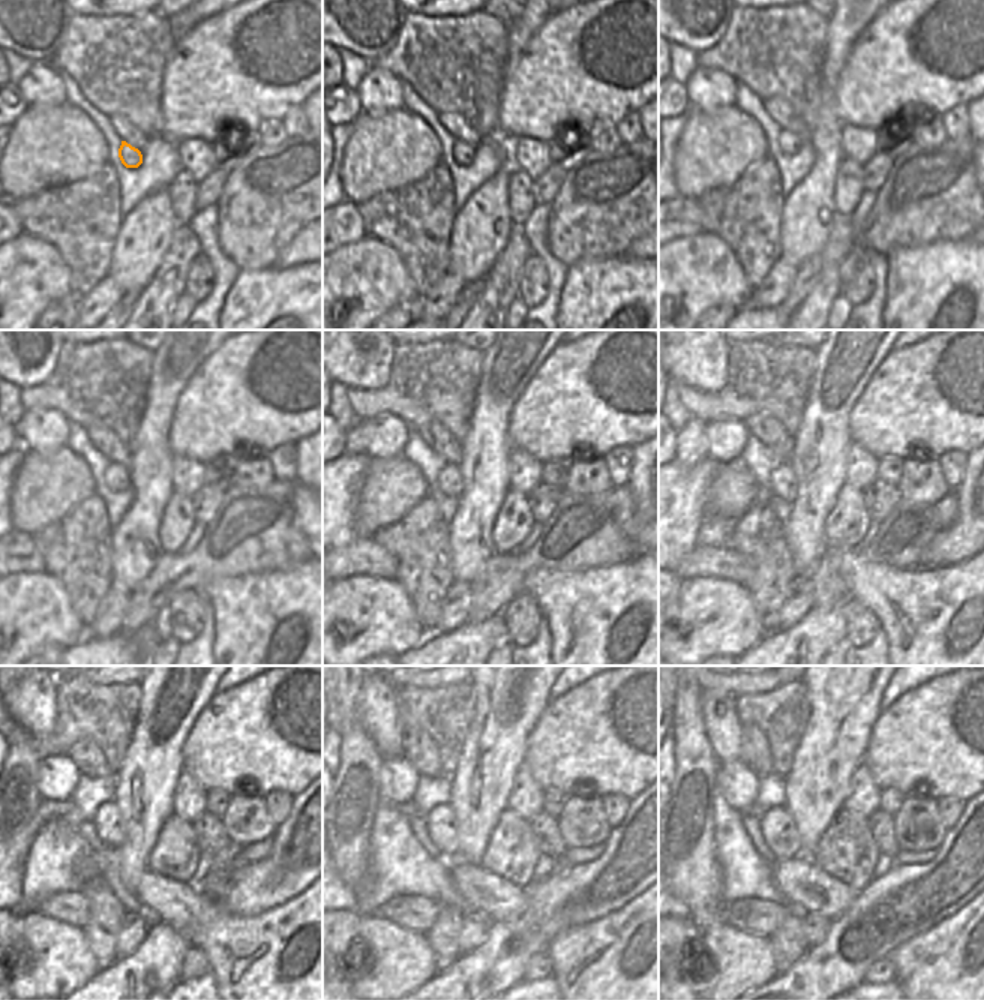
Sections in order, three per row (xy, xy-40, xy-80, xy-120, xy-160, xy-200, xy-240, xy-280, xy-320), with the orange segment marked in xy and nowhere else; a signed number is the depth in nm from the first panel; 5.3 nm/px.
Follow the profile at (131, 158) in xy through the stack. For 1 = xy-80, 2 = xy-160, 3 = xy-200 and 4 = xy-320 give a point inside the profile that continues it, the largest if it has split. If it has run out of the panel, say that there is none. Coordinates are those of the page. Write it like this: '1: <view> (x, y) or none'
1: xy-80 (789, 143)
2: xy-160 (450, 482)
3: xy-200 (782, 482)
4: xy-320 (777, 826)

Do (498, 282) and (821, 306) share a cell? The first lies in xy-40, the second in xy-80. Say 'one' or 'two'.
one

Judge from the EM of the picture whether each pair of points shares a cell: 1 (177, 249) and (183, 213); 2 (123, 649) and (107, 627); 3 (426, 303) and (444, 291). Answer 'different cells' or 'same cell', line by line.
1: different cells
2: different cells
3: same cell

